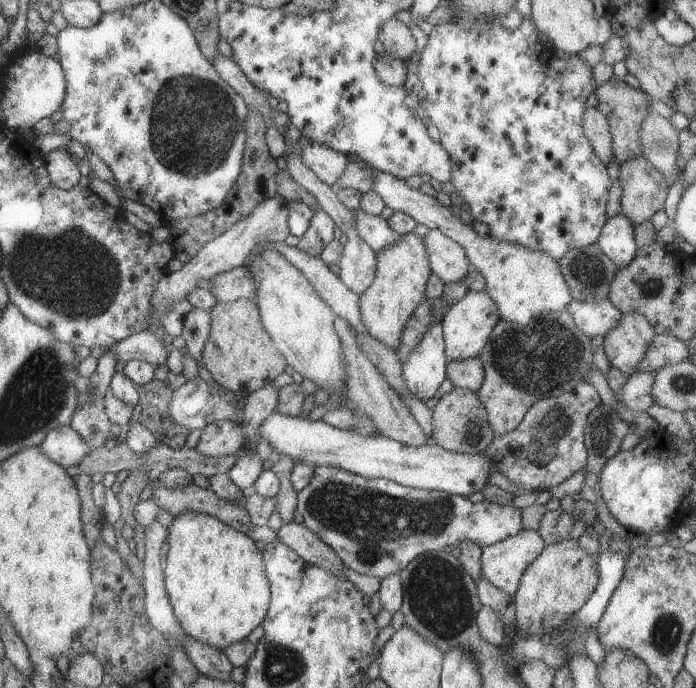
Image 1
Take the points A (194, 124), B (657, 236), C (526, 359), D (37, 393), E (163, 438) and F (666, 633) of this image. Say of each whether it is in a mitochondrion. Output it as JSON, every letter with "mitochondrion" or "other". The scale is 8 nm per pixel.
{"A":"mitochondrion","B":"other","C":"mitochondrion","D":"mitochondrion","E":"other","F":"mitochondrion"}

